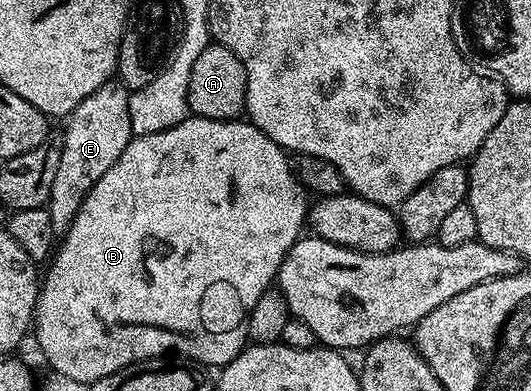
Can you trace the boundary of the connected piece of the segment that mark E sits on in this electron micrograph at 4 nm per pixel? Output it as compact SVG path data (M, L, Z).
M110 79L103 87L91 91L79 107L71 112L65 125L65 145L60 146L59 167L55 171L55 183L51 183L51 195L47 206L51 215L54 234L64 235L71 227L83 199L103 179L103 174L123 155L127 143L134 136L129 114L130 90L121 81Z

